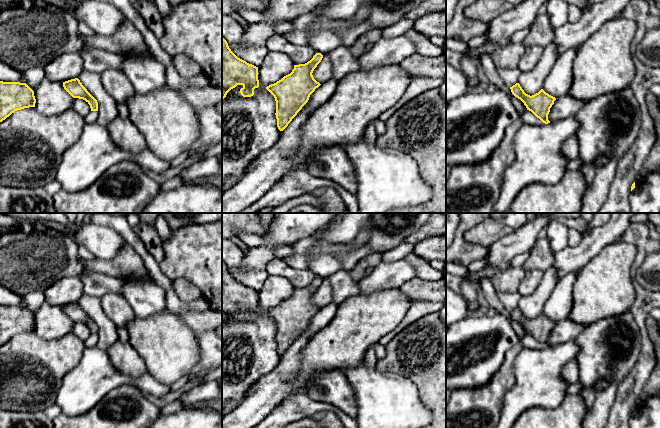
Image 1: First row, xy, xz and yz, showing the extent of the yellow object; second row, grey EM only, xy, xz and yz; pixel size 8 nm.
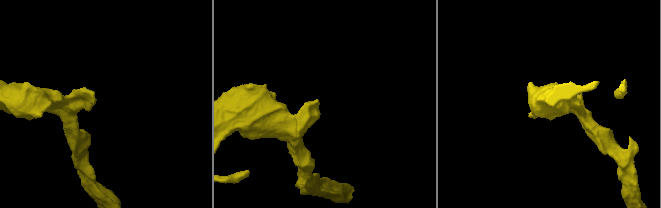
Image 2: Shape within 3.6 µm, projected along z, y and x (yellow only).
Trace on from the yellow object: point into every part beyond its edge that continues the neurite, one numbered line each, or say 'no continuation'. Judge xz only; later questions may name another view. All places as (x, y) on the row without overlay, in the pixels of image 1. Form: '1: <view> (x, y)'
no continuation

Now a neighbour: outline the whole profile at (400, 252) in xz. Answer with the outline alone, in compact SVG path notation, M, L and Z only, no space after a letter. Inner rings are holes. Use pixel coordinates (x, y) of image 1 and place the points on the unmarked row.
M403 242L396 248L393 248L392 250L389 250L382 254L383 261L390 263L404 259L408 254L413 253L414 249L415 244L407 244Z

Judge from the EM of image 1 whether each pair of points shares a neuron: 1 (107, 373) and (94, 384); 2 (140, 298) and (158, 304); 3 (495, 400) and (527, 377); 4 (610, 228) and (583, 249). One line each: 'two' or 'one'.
1: one
2: one
3: two
4: one

